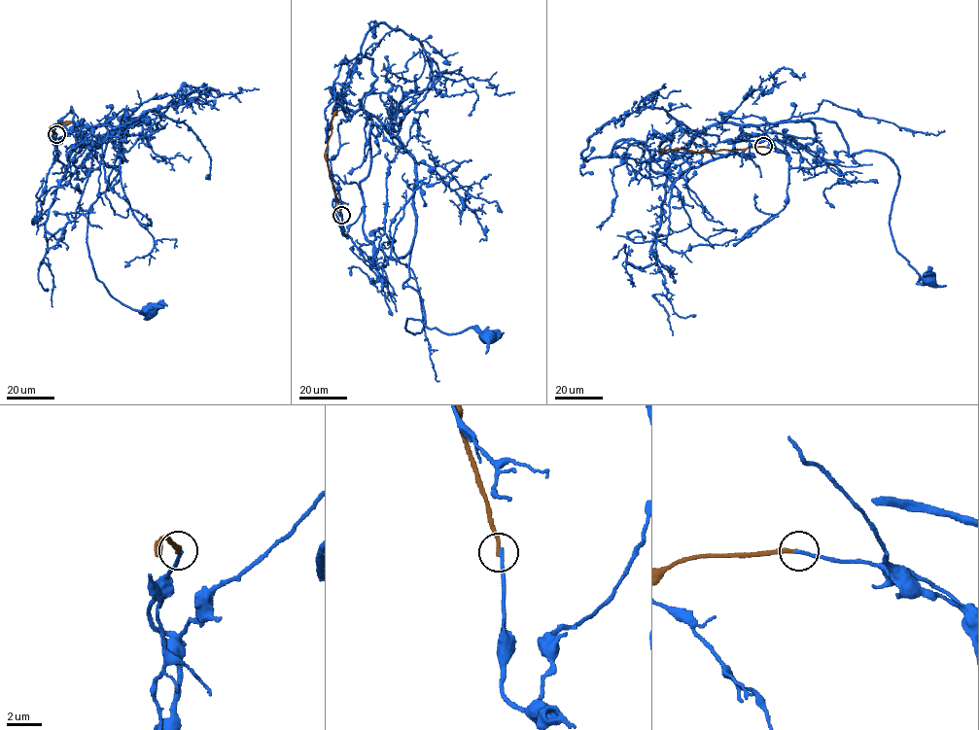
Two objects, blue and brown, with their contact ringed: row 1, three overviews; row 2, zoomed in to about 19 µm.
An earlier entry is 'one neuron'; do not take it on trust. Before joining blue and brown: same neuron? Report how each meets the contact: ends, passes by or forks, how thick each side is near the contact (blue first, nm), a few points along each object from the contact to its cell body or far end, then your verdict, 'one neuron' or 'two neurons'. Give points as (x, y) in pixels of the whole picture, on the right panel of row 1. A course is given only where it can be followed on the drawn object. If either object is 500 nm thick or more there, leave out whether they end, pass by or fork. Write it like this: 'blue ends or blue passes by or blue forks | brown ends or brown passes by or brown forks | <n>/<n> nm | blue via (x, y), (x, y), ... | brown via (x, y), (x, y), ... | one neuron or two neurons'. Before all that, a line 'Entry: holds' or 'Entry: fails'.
Entry: fails
blue ends | brown ends | 200/240 nm | blue via (763, 146), (813, 168), (808, 119), (821, 119), (849, 156), (889, 156), (892, 241), (927, 279) | brown via (763, 146), (701, 153), (681, 149), (660, 151) | two neurons

